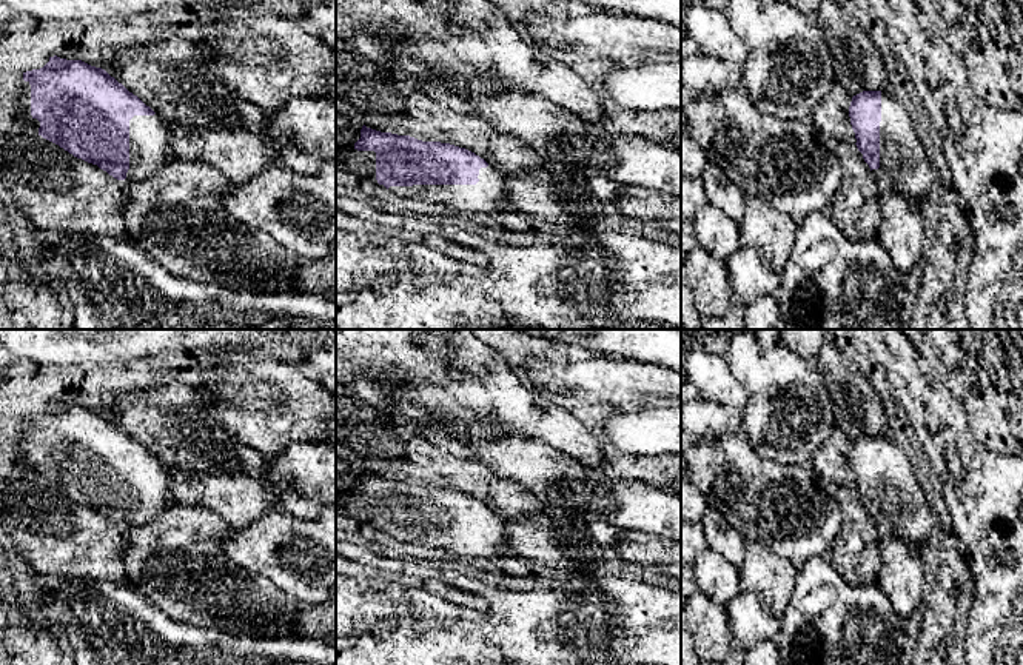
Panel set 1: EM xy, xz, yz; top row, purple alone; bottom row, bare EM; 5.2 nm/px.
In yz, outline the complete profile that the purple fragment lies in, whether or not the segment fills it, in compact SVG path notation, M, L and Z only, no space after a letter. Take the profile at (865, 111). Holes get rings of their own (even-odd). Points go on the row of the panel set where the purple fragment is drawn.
M891 89L854 95L849 117L855 145L880 191L898 192L914 202L927 197L935 169L917 137L911 114Z

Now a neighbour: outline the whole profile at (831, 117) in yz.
M837 85L821 99L810 117L821 139L829 143L857 143L849 117L850 102L852 95Z

